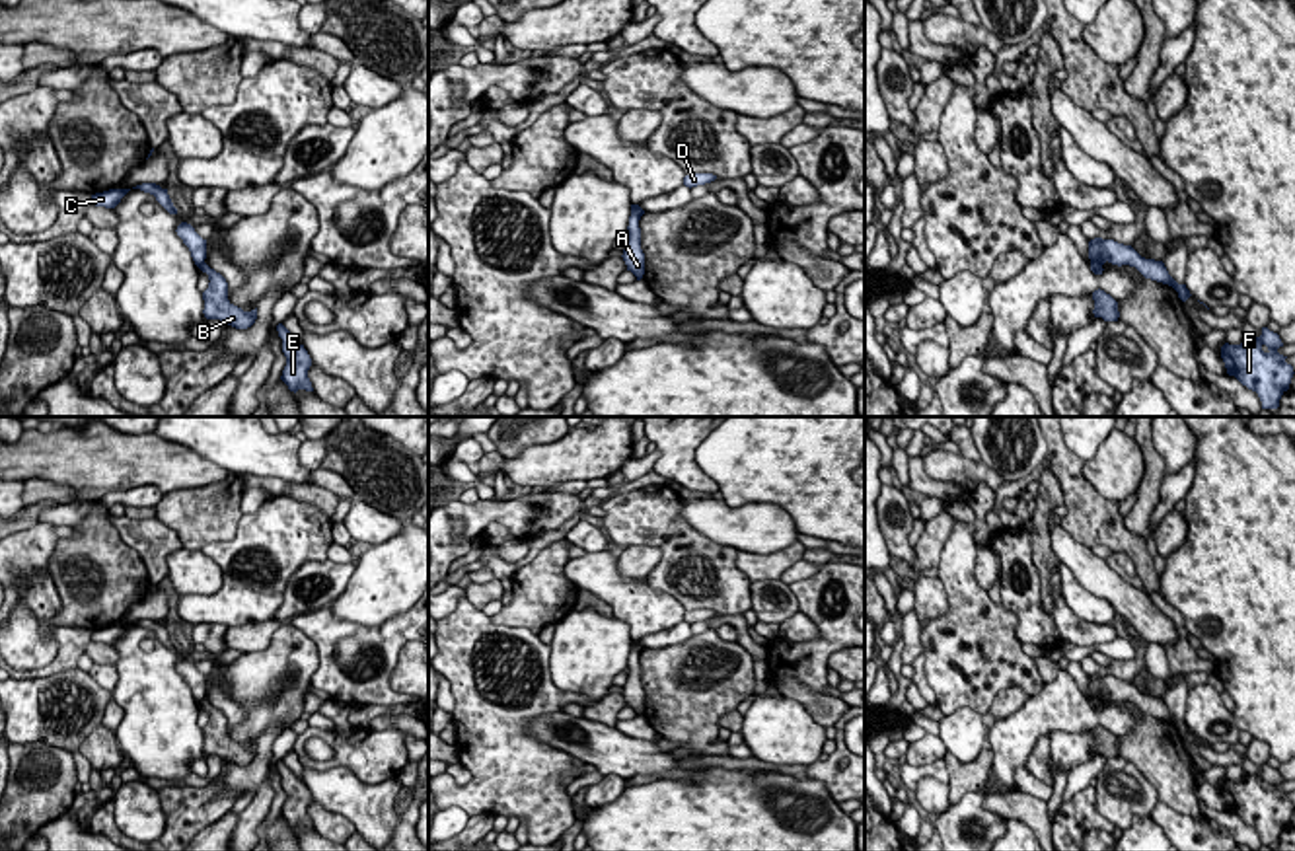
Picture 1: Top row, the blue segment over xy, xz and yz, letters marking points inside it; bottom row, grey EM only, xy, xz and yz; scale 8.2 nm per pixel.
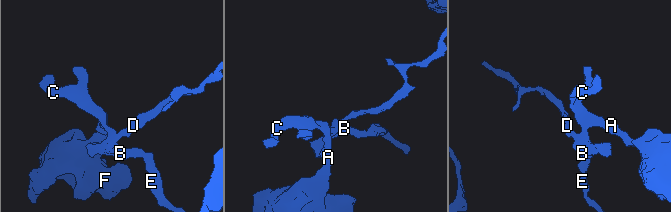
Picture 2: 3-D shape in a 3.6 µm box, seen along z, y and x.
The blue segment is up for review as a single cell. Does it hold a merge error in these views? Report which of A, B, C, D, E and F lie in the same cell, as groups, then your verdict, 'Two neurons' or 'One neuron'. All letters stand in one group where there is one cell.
Groups: A C F / B D E. Two neurons

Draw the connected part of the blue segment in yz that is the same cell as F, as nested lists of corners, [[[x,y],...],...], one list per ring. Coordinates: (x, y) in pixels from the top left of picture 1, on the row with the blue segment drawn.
[[[1262,327],[1260,337],[1244,337],[1240,345],[1225,343],[1221,358],[1227,374],[1235,376],[1242,386],[1256,391],[1262,409],[1277,409],[1281,395],[1289,389],[1293,366],[1279,354],[1283,347],[1277,333]]]

